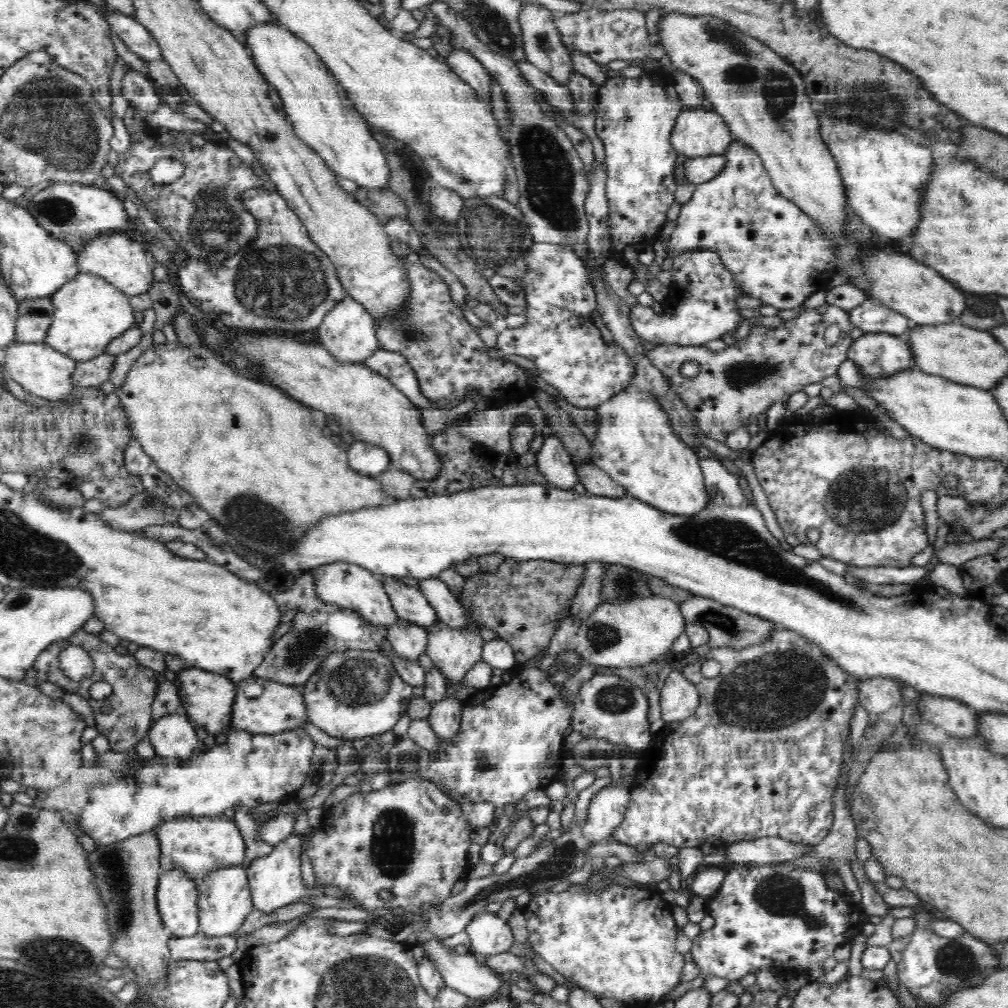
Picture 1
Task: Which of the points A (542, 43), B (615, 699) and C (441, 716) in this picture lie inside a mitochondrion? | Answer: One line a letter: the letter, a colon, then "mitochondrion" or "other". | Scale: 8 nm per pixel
A: mitochondrion
B: mitochondrion
C: other

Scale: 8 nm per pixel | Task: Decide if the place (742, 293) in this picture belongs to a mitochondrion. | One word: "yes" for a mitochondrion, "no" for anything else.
no

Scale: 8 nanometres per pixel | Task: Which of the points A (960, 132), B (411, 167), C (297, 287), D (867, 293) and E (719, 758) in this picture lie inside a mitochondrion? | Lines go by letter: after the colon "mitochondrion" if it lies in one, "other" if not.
A: other
B: mitochondrion
C: mitochondrion
D: other
E: other

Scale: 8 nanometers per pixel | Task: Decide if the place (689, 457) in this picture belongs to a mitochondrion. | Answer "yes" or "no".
no

